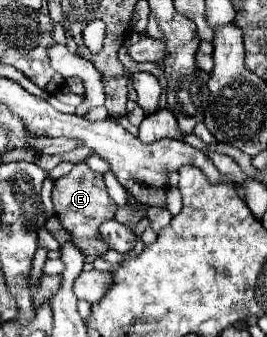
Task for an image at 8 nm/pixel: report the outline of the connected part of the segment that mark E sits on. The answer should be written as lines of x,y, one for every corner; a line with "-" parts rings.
84,162
75,164
67,175
58,178
55,182
53,204
55,204
55,212
59,216
61,226
73,236
77,246
85,250
83,254
87,254
89,258
97,258
109,250
109,246
105,246
105,242
99,238
99,226
101,222
113,220
119,206
109,198
101,174
89,170

